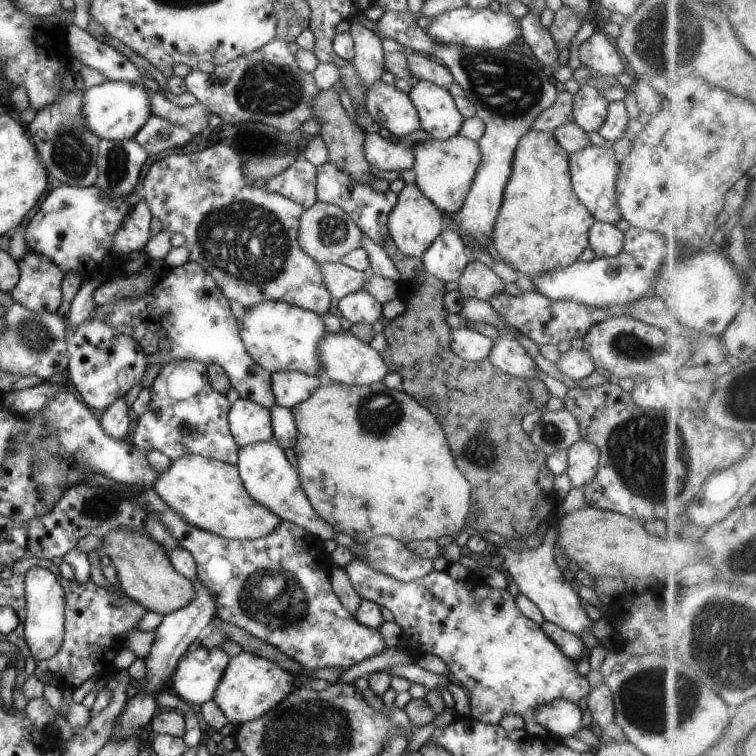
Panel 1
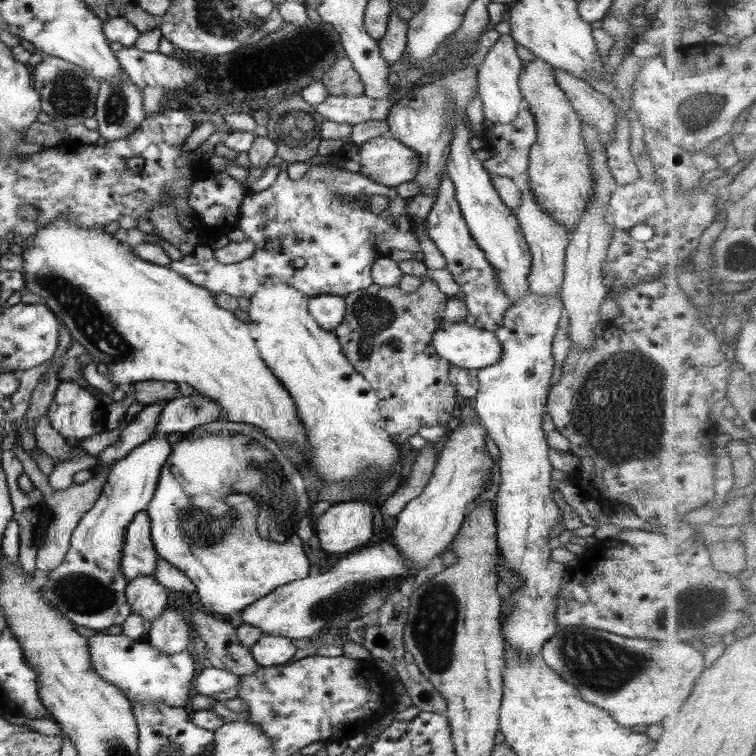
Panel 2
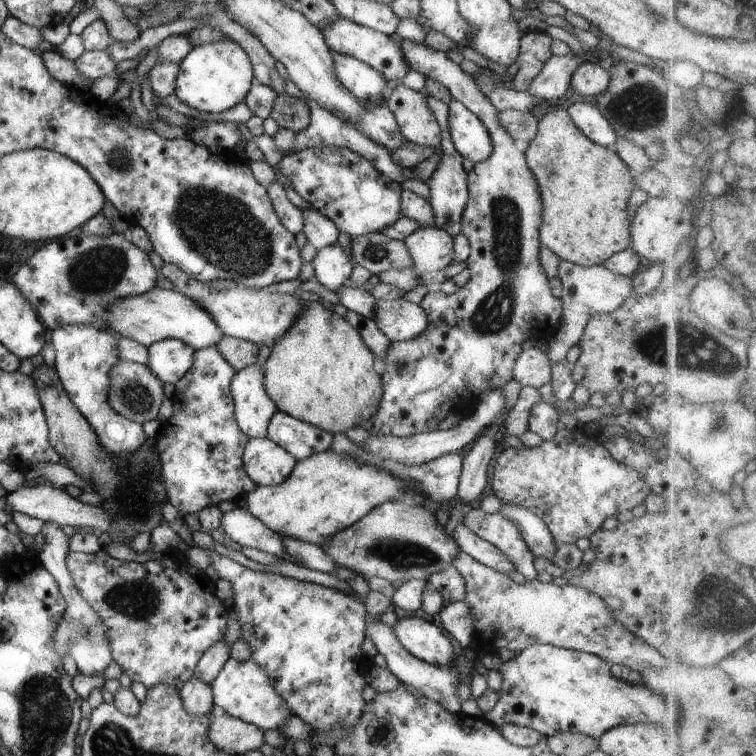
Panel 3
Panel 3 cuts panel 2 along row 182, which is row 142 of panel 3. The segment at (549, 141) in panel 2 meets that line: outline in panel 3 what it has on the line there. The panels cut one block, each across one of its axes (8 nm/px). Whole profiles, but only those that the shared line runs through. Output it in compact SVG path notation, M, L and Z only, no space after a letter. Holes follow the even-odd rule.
M555 106L539 118L537 135L529 142L525 159L538 183L543 202L543 221L539 226L542 248L552 250L562 261L583 267L601 265L612 255L631 248L631 220L628 207L636 178L616 150L603 147L586 138L576 128L568 111Z

